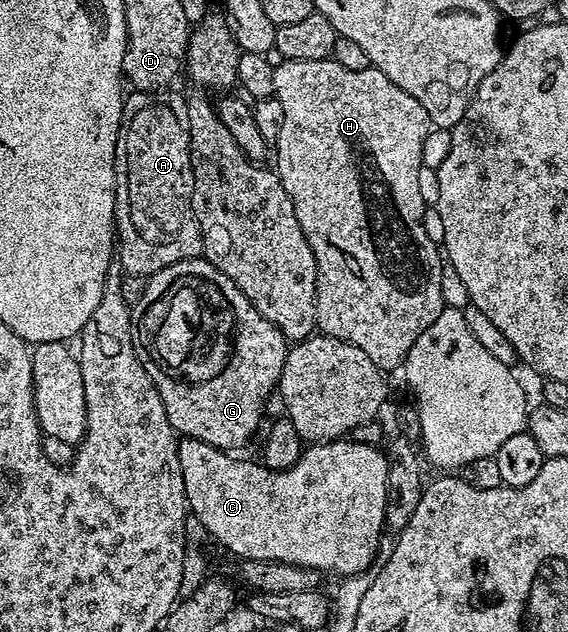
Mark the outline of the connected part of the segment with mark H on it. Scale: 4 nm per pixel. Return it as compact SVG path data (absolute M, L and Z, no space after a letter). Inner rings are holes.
M333 59L328 61L284 61L274 69L274 74L276 75L274 96L278 97L280 103L284 106L284 124L282 124L280 135L276 142L276 148L278 148L276 172L278 178L282 181L284 191L288 191L288 199L292 199L292 207L296 211L296 219L300 223L300 231L304 231L304 239L308 239L308 247L312 247L312 255L316 259L316 299L314 300L316 315L314 320L317 328L327 337L335 337L344 343L352 343L352 347L360 347L360 351L364 351L364 355L368 355L368 359L372 359L372 363L376 363L378 369L391 371L390 369L396 368L397 365L399 368L405 362L408 351L412 351L412 343L416 343L416 339L420 339L420 335L424 335L424 331L428 331L428 327L432 327L432 323L436 323L436 315L440 315L440 311L444 308L441 297L441 271L444 257L436 244L435 238L434 241L430 238L430 233L426 230L425 223L422 222L422 216L428 212L428 206L424 199L420 197L419 190L419 172L422 167L424 139L430 134L432 128L430 116L424 111L424 107L420 107L420 103L416 103L416 99L412 99L412 95L408 95L408 91L400 91L400 87L396 87L396 83L392 83L392 79L388 79L388 75L384 75L379 69L373 67L364 71L348 71L348 67L340 67L340 63L336 63Z

